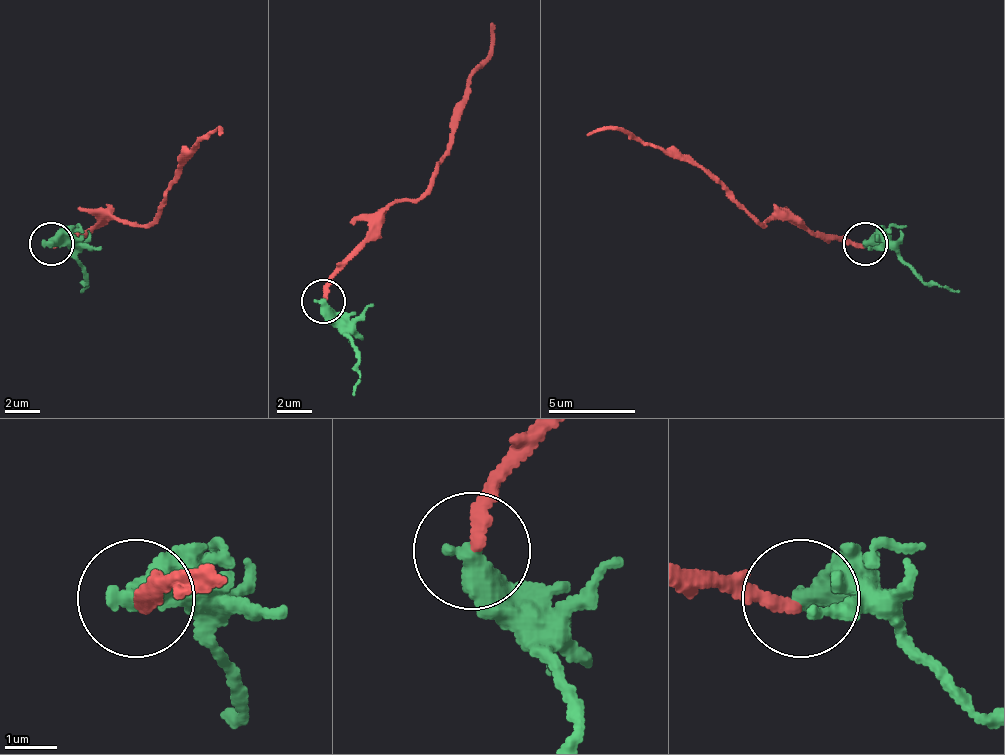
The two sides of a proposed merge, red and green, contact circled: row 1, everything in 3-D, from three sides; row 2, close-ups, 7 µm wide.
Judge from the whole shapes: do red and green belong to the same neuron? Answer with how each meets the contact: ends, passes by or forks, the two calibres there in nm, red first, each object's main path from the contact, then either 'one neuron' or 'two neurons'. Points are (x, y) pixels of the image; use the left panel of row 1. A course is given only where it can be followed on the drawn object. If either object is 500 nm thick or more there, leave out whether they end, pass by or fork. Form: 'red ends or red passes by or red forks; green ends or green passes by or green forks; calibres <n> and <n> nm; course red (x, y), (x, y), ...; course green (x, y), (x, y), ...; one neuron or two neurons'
calibres 240 and 550 nm; course red (52, 242), (100, 220), (143, 225), (196, 147), (217, 129), (222, 133); course green (52, 242), (61, 242), (82, 268), (82, 290); two neurons

